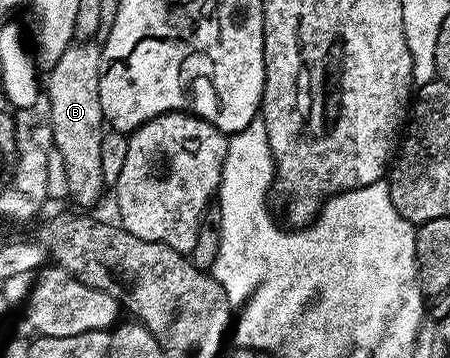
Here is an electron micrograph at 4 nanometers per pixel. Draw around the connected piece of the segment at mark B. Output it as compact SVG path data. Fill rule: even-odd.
M82 39L77 43L71 43L60 55L54 69L49 70L44 77L44 90L51 103L51 131L54 133L53 148L60 158L61 168L67 172L67 191L78 205L94 205L102 197L102 160L100 159L100 147L104 132L104 118L100 107L100 59L101 48L93 40Z

